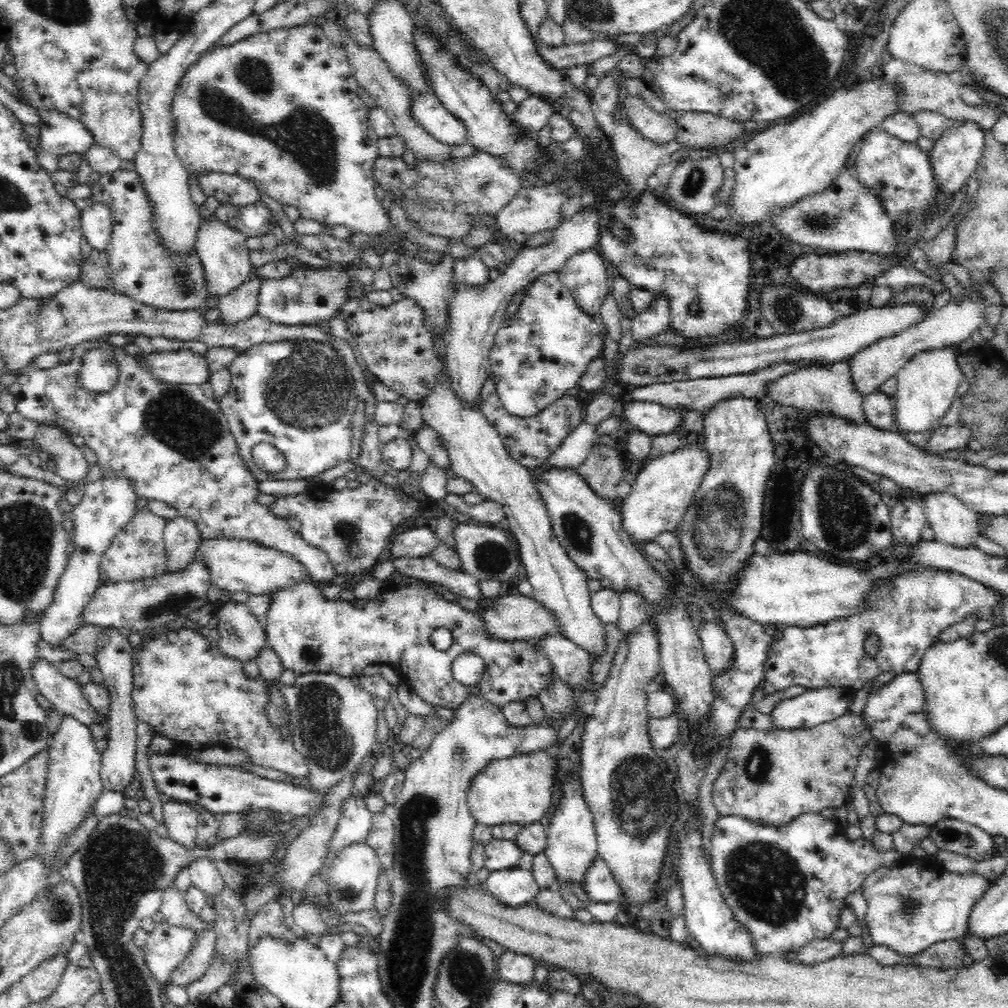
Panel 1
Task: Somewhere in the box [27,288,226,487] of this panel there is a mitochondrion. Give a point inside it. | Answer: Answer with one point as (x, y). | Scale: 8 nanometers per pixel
(177, 421)

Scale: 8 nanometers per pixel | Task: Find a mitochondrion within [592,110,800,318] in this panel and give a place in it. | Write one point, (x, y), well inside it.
(693, 184)

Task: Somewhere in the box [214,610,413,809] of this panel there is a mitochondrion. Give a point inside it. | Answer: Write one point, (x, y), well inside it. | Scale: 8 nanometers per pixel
(318, 704)

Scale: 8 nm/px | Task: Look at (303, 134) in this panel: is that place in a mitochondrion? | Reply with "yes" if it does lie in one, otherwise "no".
yes

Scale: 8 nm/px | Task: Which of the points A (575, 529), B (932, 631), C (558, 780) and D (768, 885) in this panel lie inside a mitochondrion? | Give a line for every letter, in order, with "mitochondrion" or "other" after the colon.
A: mitochondrion
B: other
C: other
D: mitochondrion

